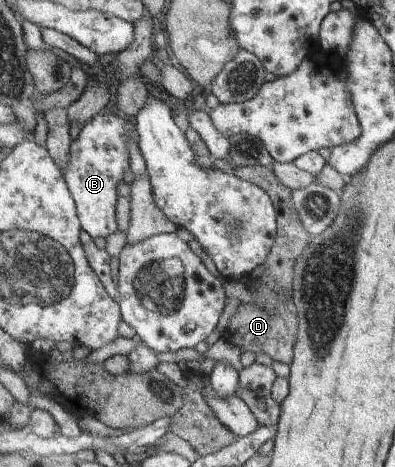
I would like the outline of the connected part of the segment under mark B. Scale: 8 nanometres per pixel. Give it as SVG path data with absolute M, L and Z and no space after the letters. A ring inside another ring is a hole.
M103 112L91 122L87 123L80 131L80 135L72 140L71 160L64 172L64 178L68 182L68 188L72 196L76 198L79 220L84 230L94 239L97 237L107 238L119 230L117 224L117 202L119 202L119 184L125 180L125 174L129 172L129 140L133 136L134 125L123 116Z

